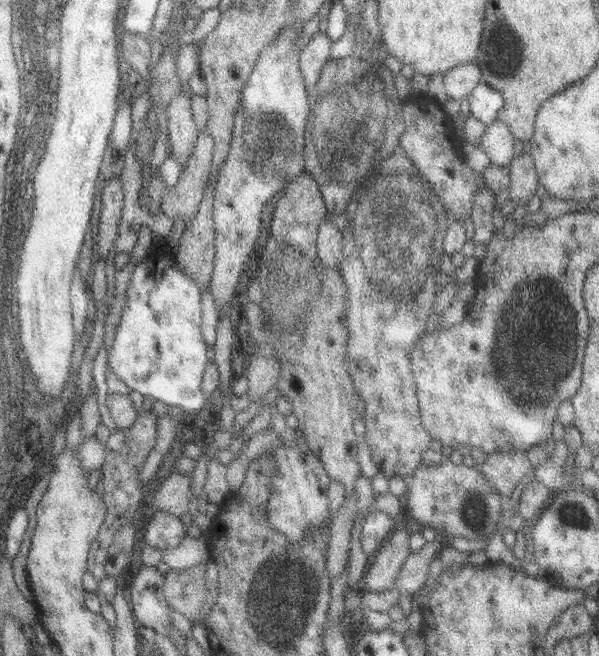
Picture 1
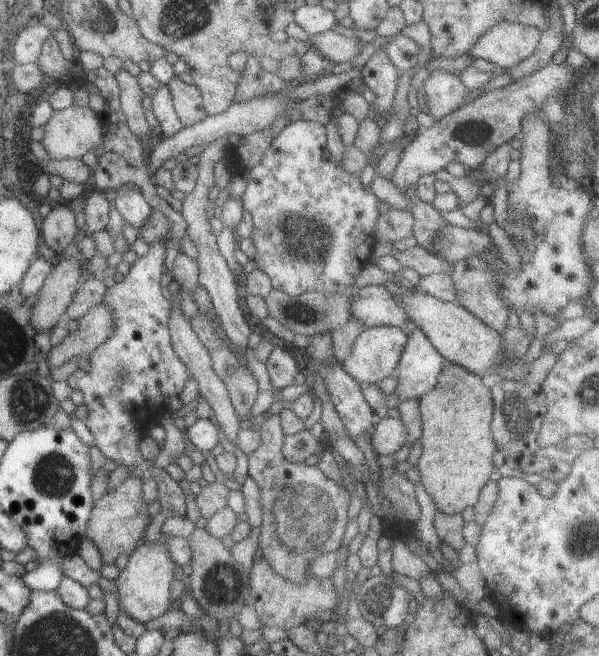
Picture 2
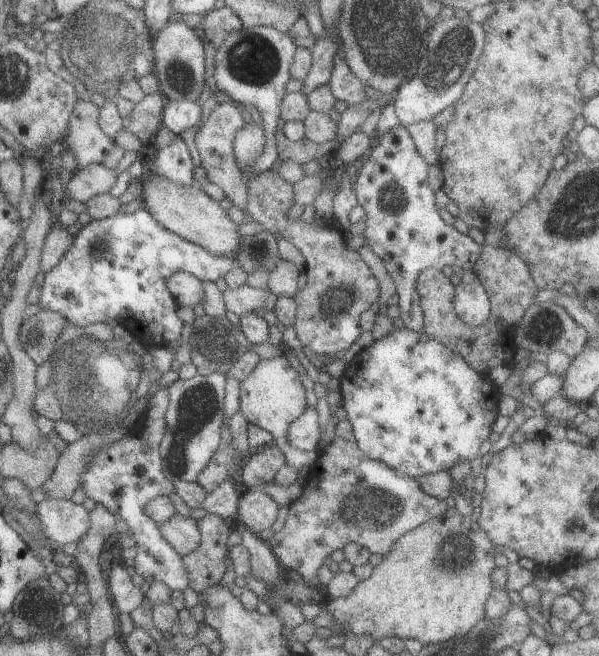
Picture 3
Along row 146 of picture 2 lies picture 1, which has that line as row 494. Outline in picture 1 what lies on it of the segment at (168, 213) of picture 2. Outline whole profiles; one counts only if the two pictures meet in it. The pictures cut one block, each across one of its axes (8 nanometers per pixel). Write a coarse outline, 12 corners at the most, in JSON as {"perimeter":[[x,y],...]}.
{"perimeter":[[137,412],[105,442],[98,491],[106,511],[86,571],[106,576],[114,532],[136,516],[135,472],[153,449],[157,417]]}

